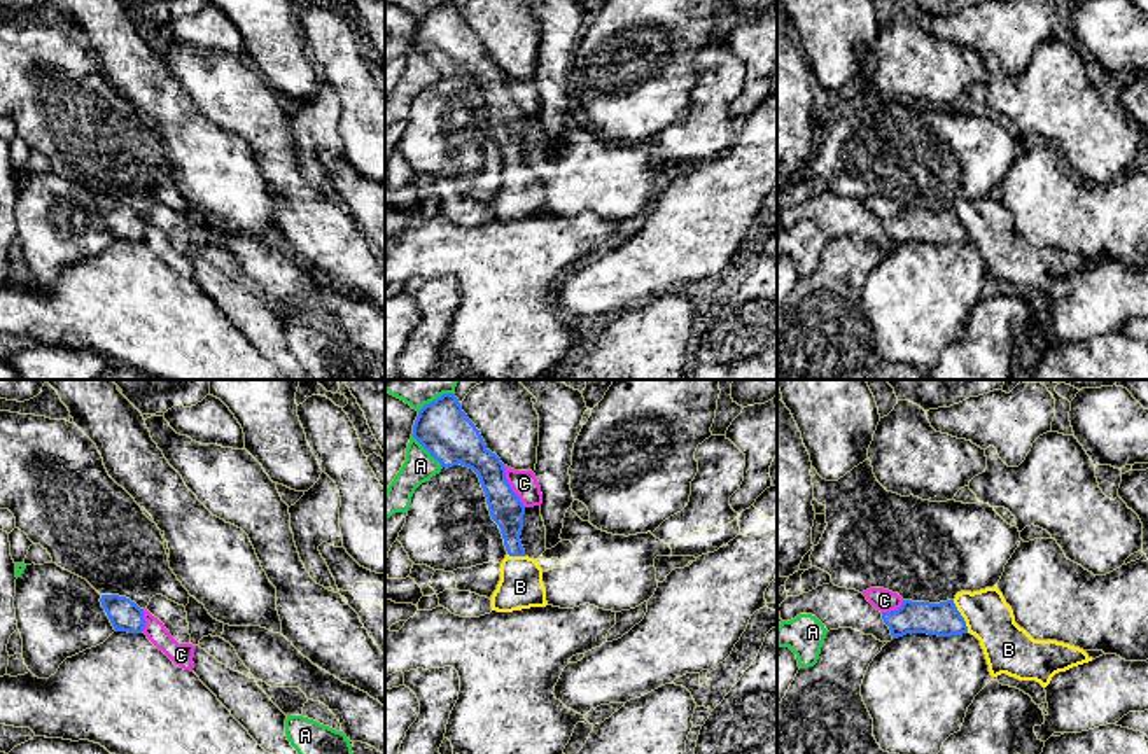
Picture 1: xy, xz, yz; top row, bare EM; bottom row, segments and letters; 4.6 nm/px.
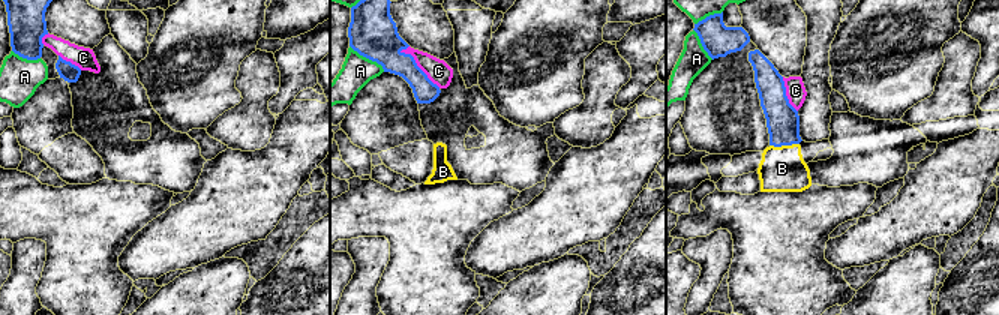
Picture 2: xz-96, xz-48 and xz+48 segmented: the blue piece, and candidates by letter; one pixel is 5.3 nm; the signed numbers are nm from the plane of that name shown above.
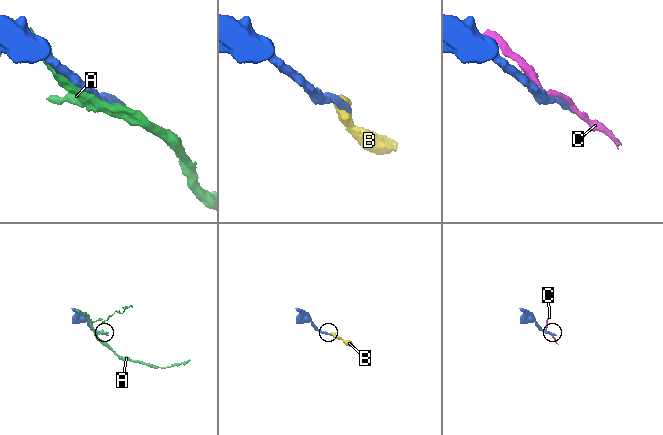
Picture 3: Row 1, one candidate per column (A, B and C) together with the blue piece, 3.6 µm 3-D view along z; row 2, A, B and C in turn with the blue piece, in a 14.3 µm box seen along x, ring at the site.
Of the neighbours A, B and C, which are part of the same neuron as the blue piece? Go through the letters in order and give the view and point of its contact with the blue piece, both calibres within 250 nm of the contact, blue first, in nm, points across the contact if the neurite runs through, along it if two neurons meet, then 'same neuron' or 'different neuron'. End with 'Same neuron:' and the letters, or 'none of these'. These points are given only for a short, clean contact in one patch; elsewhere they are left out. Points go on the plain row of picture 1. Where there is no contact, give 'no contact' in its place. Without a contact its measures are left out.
A: meets blue in xz at (427, 58); 240 nm thick on the blue side, 140 nm on the other; different neuron
B: meets blue in yz at (961, 224); 160 nm thick on the blue side, 220 nm on the other; runs through yz (944, 228), (961, 224), (977, 224), (1007, 254); same neuron
C: meets blue in xz at (510, 95); 160 nm thick on the blue side, 120 nm on the other; different neuron
Same neuron: B

